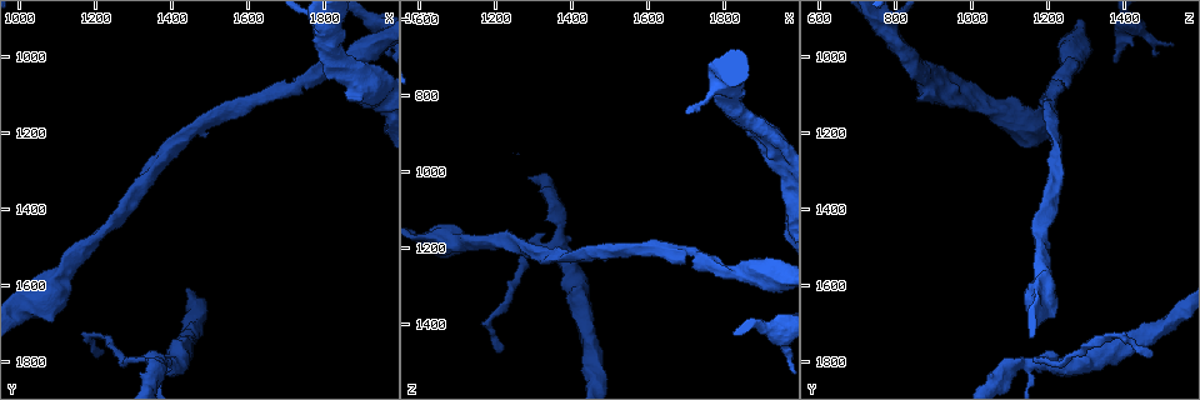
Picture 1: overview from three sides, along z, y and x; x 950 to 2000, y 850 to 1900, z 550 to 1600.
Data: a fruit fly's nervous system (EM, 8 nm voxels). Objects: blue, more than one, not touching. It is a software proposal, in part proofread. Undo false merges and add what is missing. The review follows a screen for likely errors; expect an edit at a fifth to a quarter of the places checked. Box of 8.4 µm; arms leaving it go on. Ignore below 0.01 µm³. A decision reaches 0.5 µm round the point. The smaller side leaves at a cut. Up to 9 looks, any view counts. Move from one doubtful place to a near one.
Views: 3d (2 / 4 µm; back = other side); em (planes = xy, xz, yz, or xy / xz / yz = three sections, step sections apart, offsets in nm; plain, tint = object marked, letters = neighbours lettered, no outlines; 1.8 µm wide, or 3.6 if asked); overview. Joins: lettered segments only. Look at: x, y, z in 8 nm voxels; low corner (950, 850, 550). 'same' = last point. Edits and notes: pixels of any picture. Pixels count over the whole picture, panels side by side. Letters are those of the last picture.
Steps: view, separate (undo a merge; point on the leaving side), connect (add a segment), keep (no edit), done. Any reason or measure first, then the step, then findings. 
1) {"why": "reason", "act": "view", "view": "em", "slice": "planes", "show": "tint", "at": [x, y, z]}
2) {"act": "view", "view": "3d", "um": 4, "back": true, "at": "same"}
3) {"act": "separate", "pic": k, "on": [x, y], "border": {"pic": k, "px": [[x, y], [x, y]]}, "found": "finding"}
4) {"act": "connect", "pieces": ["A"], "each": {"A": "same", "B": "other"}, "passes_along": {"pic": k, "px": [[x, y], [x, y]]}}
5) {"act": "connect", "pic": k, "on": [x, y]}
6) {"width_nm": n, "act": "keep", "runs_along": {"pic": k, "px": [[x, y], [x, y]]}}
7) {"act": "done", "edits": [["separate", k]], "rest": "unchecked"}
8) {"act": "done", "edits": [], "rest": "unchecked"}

{"why": "thick turns thin", "act": "view", "view": "em", "um": 3.6, "slice": "planes", "show": "letters", "at": [1095, 1585, 1185]}

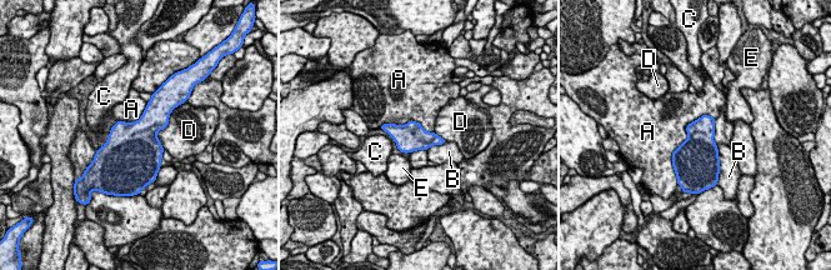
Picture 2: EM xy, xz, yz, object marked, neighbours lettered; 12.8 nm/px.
{"act": "keep", "each": {"A": "other", "B": "other", "C": "other", "D": "other", "E": "other"}, "border": {"pic": 2, "px": [[711, 115], [686, 126], [672, 169]]}, "found": "all the same neuron"}

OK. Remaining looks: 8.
{"why": "branch stops here", "act": "view", "view": "3d", "um": 4, "at": [1210, 1785, 1480]}

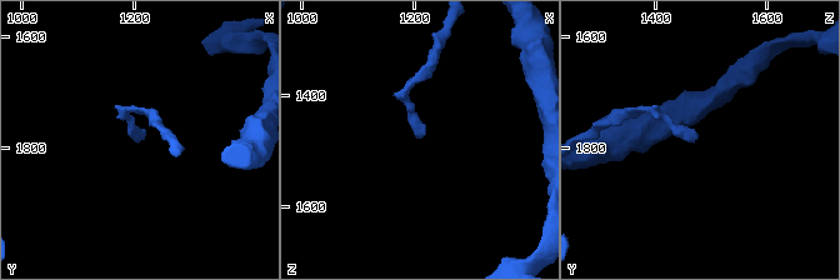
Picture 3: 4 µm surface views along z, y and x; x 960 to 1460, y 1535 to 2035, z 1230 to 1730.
{"act": "view", "view": "em", "slice": "yz", "step": 16, "show": "tint", "at": [1200, 1785, 1480]}

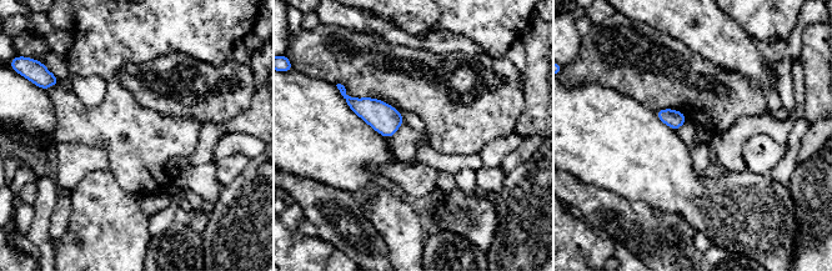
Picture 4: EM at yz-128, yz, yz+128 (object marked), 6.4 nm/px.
{"act": "view", "view": "em", "slice": "planes", "show": "letters", "at": "same"}

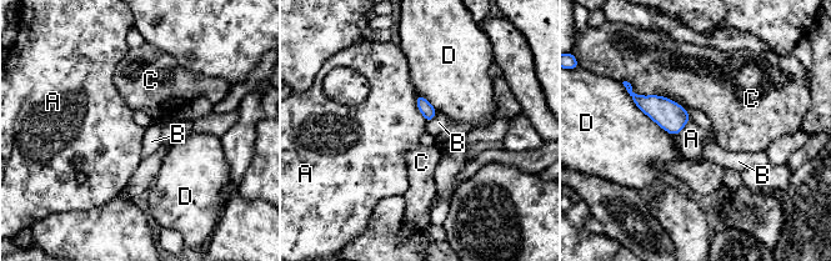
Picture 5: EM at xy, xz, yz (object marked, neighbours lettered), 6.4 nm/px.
{"longest_contact_nm": ["D", 440], "act": "keep", "each": {"A": "other", "B": "other", "C": "other", "D": "other"}, "border": {"pic": 5, "px": [[415, 95], [417, 109], [426, 123]]}, "found": "no lettered segment goes on from it"}

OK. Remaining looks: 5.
{"why": "thin arm on a thick one", "act": "view", "view": "em", "slice": "planes", "show": "letters", "at": [1355, 1805, 1195]}

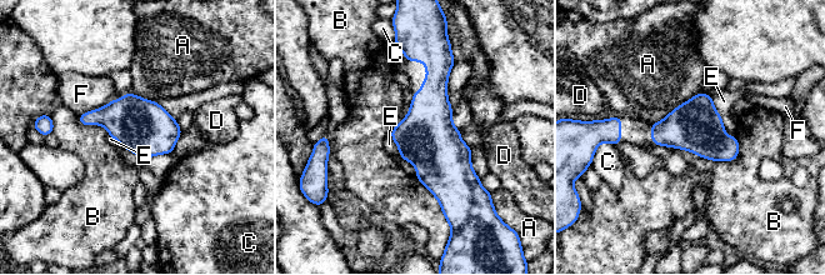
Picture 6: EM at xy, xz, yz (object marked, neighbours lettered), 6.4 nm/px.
{"act": "keep", "each": {"A": "other", "B": "other", "C": "other", "D": "other", "E": "other", "F": "other"}, "border": {"pic": 6, "px": [[710, 96], [724, 131], [734, 136]]}, "found": "one neuron here"}

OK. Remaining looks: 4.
{"why": "branch stops here", "act": "view", "view": "3d", "um": 2, "at": [1910, 1125, 965]}

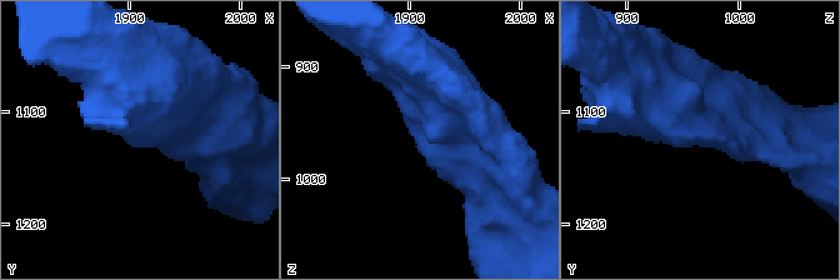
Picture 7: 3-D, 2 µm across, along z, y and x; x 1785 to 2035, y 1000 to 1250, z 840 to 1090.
{"act": "view", "view": "em", "slice": "planes", "show": "tint", "at": [1914, 1130, 966]}

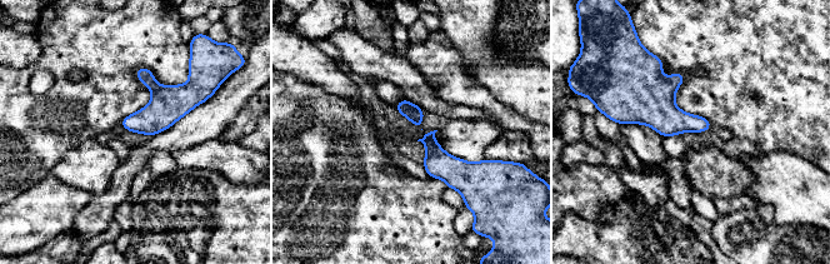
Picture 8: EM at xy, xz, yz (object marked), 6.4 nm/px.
{"why": "what lies round it", "act": "view", "view": "em", "slice": "planes", "show": "letters", "at": "same"}

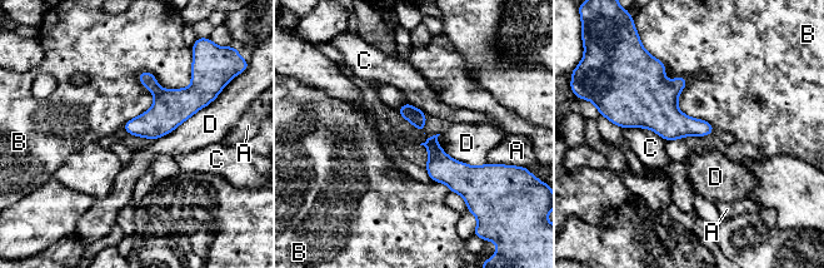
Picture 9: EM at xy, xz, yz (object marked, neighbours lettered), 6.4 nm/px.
{"act": "keep", "each": {"A": "other", "B": "other", "C": "other", "D": "other"}, "border": {"pic": 9, "px": [[191, 73], [121, 127]]}, "found": "no lettered segment goes on from it"}

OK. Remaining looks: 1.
{"act": "done", "edits": [], "rest": "unchecked"}

